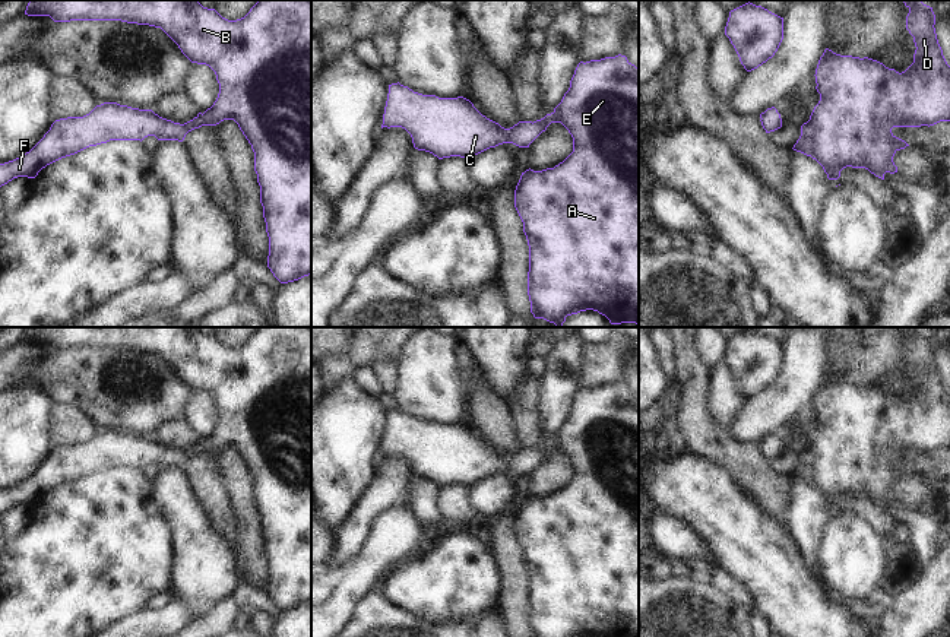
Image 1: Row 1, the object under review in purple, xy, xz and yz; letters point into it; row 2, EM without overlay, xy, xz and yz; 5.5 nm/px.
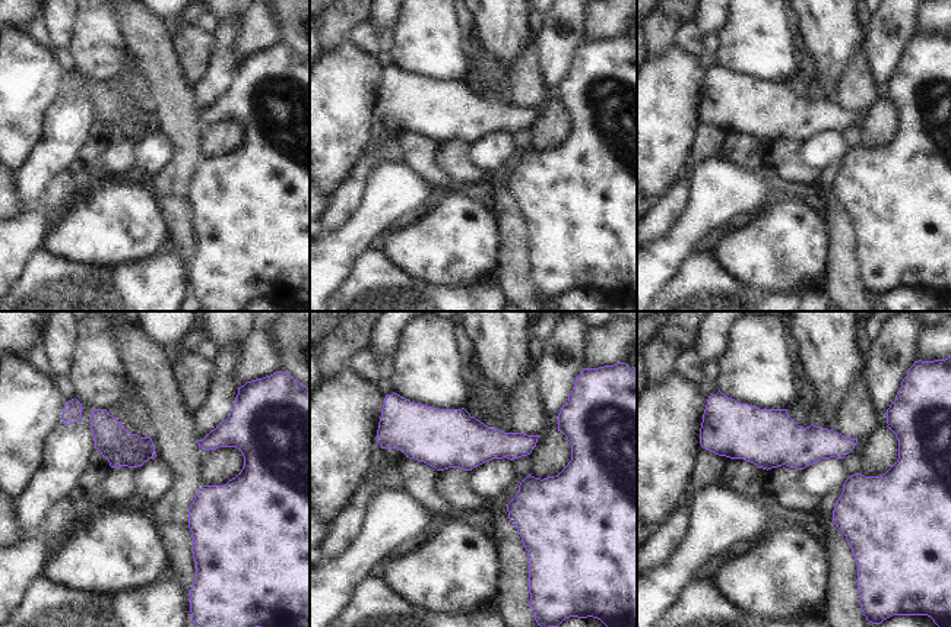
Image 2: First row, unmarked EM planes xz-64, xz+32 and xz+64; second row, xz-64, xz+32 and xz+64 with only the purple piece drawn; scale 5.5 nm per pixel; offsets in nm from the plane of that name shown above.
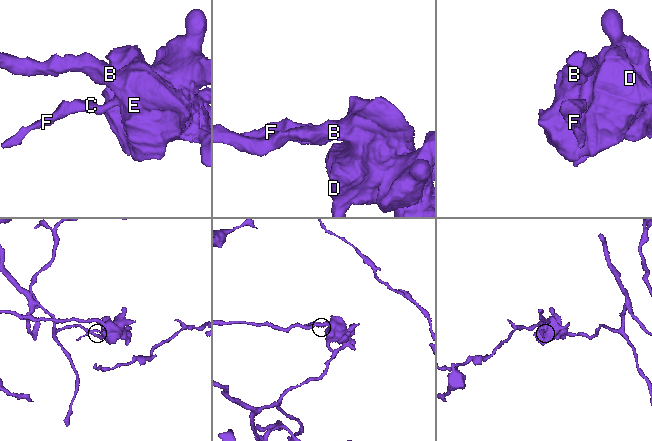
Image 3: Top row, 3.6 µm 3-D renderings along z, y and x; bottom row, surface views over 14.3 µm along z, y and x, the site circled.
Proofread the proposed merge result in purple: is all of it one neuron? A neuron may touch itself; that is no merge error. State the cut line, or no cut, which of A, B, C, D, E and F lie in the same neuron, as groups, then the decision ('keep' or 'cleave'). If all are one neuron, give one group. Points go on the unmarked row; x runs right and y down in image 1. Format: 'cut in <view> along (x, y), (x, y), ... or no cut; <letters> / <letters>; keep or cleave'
no cut; A B C D E F; keep

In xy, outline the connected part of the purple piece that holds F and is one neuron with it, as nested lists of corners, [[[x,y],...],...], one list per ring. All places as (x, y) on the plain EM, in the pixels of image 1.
[[[29,327],[25,342],[50,343],[54,349],[121,348],[161,355],[191,390],[206,392],[215,399],[219,421],[210,435],[184,451],[162,446],[152,437],[117,430],[96,432],[83,444],[56,447],[29,479],[0,491],[0,514],[18,504],[35,506],[47,492],[89,473],[110,468],[142,469],[148,463],[183,469],[194,456],[234,447],[254,479],[254,498],[269,564],[267,595],[281,611],[311,602],[311,327],[259,327],[244,345],[237,348],[222,345],[215,336],[203,335],[197,327]]]

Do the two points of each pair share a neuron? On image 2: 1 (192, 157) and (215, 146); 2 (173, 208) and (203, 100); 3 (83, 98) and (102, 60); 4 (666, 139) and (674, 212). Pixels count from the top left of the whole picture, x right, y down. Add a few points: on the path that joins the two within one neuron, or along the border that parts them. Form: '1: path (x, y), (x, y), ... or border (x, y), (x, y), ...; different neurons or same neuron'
1: border (208, 124), (200, 142), (202, 157); different neurons
2: border (189, 86), (197, 111); different neurons
3: border (81, 73), (94, 81); different neurons
4: border (682, 177), (652, 203); different neurons

